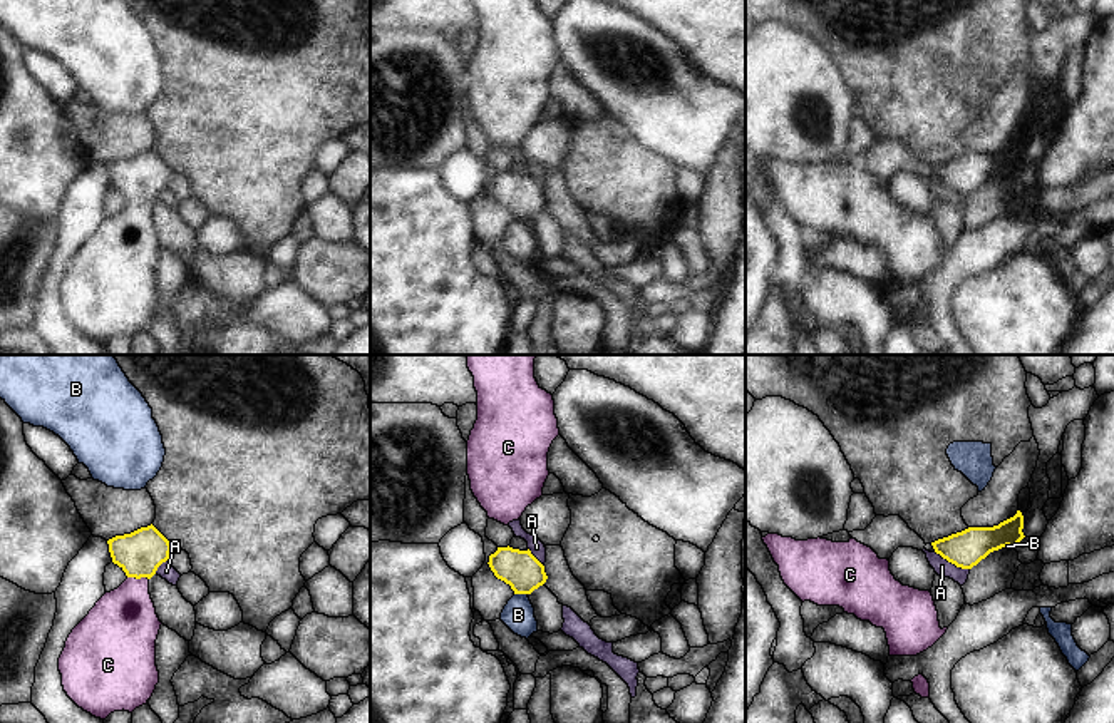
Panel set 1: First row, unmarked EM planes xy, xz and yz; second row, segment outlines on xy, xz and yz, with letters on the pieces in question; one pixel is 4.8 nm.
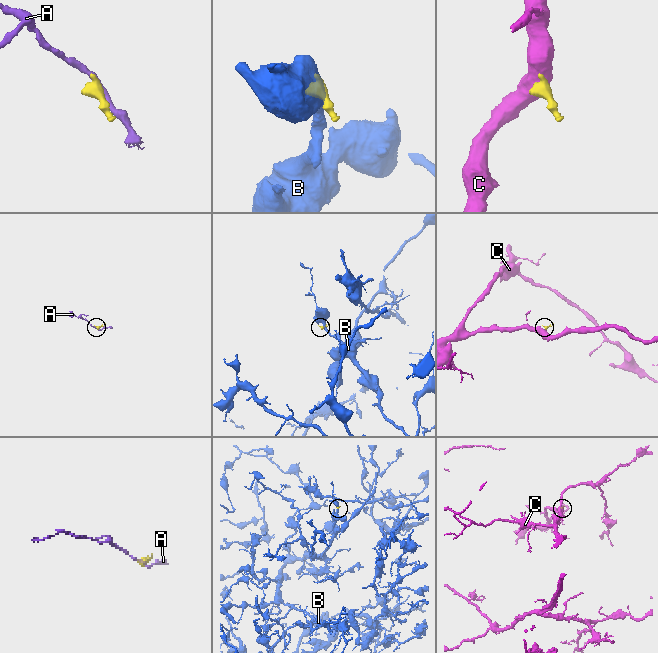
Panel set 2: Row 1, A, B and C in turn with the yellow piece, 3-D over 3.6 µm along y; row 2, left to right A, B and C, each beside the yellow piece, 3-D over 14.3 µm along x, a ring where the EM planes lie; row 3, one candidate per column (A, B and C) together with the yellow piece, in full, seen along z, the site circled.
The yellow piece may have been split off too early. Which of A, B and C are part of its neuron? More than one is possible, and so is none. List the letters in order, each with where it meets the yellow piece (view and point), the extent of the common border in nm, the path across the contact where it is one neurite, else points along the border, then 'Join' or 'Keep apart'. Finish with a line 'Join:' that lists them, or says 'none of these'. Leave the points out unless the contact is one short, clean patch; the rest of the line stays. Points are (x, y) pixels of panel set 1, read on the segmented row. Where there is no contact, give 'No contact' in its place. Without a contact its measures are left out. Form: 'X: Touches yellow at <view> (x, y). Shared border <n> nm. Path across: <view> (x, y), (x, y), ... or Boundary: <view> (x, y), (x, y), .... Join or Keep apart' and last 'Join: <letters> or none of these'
A: Touches yellow at yz (952, 563). Shared border 190 nm. Boundary: yz (935, 551), (957, 566), (969, 569). Keep apart
B: Touches yellow at xz (521, 593). Shared border 60 nm. Keep apart
C: Touches yellow at xy (138, 578). Shared border 110 nm. Path across: xy (139, 554), (138, 578), (123, 626). Join
Join: C.

